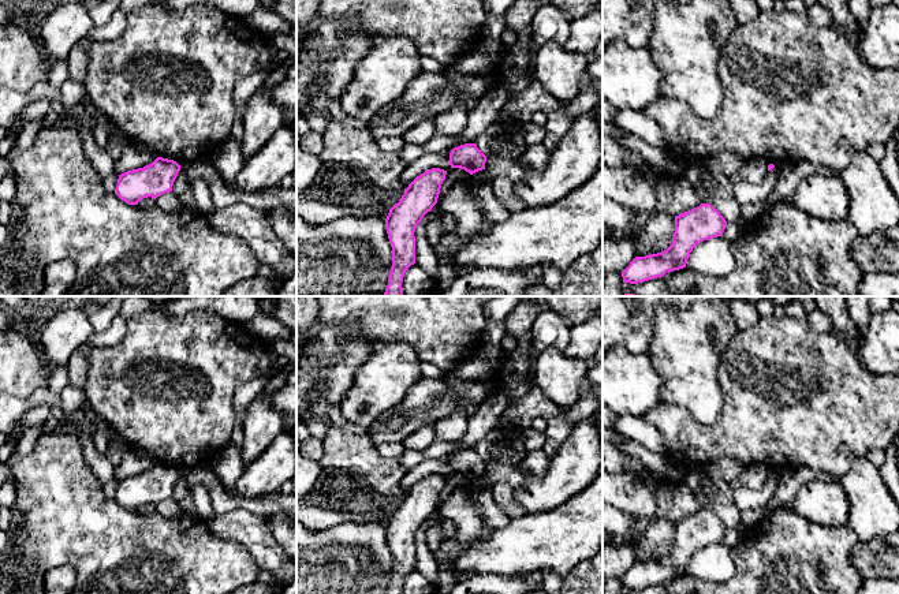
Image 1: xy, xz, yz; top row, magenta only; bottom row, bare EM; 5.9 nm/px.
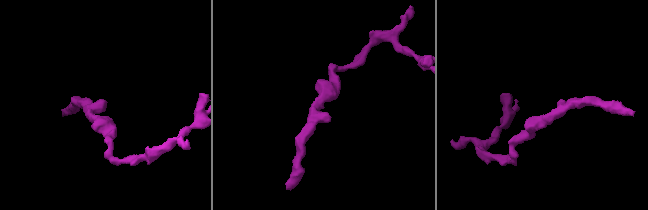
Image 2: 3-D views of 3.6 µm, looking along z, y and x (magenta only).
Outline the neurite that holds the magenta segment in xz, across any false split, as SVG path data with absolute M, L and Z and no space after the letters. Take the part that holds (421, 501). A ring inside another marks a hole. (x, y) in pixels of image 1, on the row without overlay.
M432 474L417 482L385 524L392 553L392 572L387 594L402 594L406 576L415 569L415 534L437 509L447 477Z

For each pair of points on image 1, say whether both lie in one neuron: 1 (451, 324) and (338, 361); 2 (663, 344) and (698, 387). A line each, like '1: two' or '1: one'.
1: one
2: one

